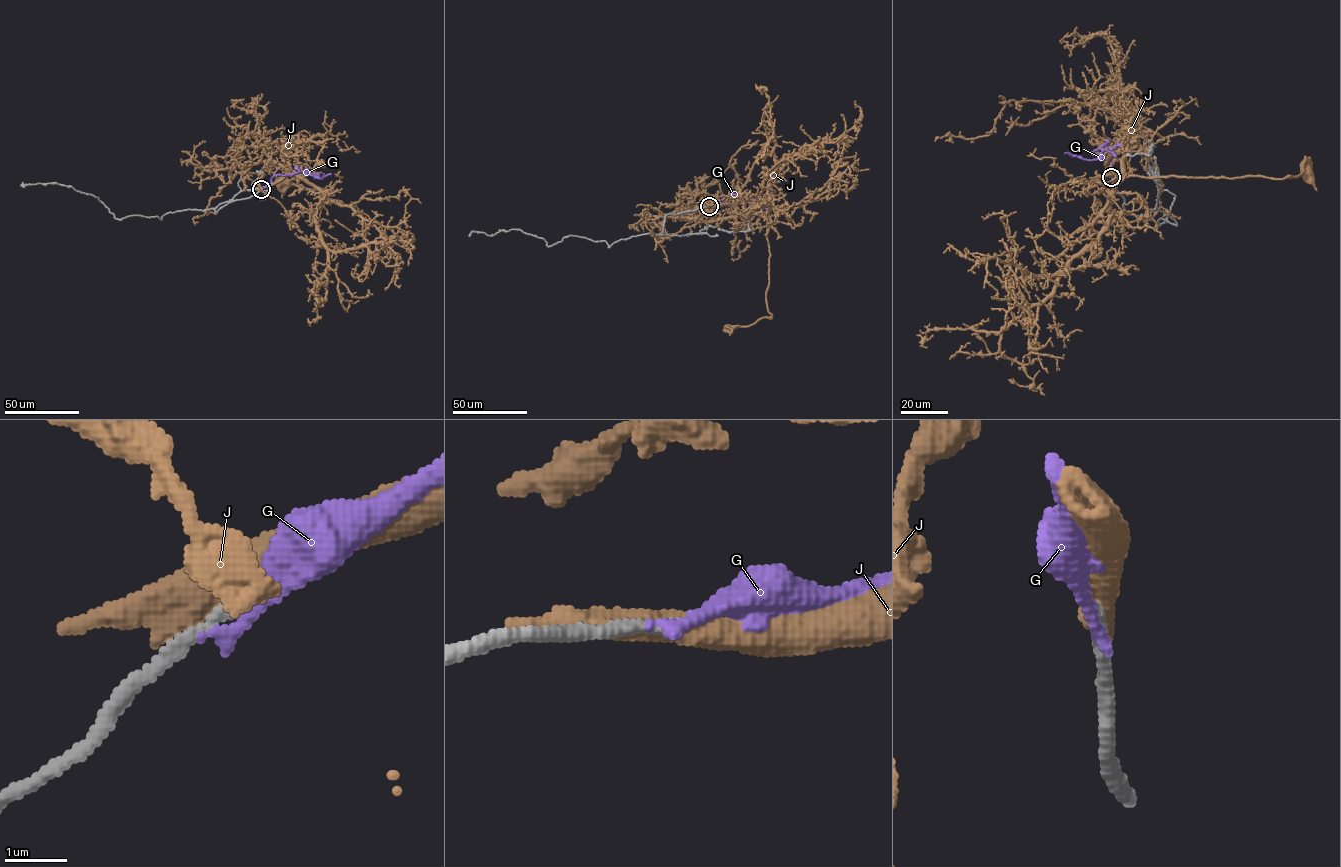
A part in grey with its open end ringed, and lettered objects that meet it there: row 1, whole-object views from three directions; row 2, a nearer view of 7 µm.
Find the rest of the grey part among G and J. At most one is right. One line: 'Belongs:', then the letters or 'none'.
Belongs: none

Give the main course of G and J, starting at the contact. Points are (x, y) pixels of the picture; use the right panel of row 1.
G: (1112, 177), (1110, 162), (1092, 153), (1100, 149), (1101, 157), (1088, 160), (1065, 152)
J: (1112, 177), (1109, 160), (1122, 150), (1125, 177), (1285, 178), (1296, 177), (1305, 167)

